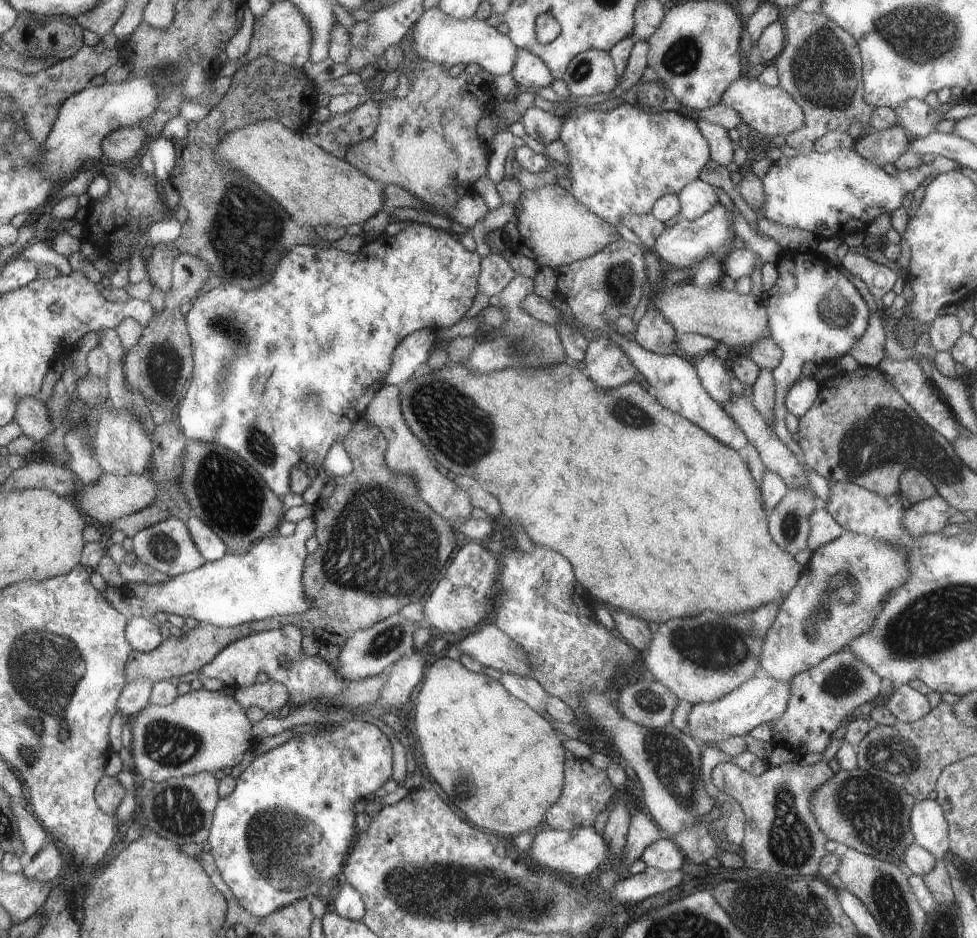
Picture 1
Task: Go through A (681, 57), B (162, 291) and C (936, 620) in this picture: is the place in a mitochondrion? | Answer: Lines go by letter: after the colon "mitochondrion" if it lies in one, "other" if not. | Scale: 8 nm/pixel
A: mitochondrion
B: other
C: mitochondrion

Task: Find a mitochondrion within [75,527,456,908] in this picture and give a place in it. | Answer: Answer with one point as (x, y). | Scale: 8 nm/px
(283, 847)

